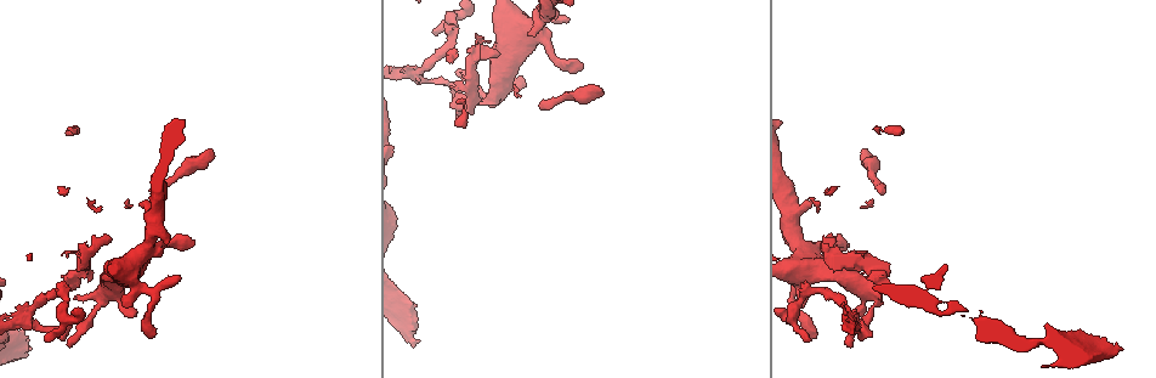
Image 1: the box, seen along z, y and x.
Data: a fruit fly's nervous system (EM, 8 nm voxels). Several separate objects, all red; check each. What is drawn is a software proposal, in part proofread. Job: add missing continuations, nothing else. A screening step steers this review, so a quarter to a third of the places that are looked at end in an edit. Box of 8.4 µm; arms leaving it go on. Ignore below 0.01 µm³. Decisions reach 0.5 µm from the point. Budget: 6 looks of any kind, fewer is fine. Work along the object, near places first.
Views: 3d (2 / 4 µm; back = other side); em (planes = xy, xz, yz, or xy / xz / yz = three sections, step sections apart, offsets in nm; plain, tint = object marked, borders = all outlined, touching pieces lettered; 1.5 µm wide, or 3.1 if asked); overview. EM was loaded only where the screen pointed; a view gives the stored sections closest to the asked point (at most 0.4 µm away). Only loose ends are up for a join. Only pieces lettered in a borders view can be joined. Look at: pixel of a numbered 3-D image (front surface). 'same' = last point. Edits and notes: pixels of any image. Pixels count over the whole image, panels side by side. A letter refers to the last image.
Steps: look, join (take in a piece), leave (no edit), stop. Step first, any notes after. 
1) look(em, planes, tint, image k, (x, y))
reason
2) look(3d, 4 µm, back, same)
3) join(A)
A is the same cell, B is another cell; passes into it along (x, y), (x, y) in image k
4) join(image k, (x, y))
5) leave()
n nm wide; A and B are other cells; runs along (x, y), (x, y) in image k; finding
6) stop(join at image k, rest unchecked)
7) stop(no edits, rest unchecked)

look(3d, 2 µm, image 1, (126, 307))
branch stops here

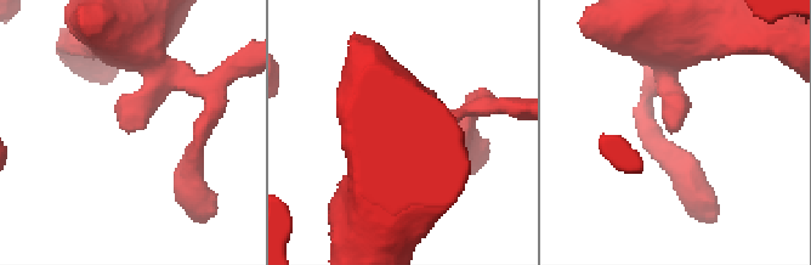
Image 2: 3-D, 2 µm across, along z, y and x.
look(em, planes, borders, image 2, (130, 131))

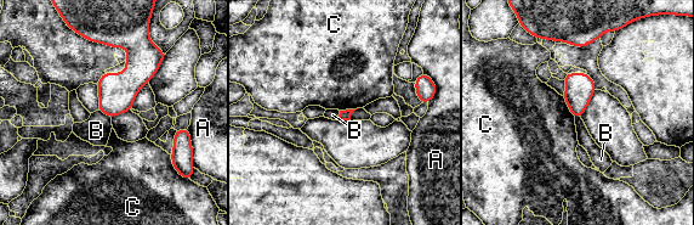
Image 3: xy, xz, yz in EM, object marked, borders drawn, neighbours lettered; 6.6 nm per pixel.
leave()
C touches over 170 nm; A, B and C are other cells; no lettered piece goes on from it

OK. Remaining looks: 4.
look(em, xz, step 4, borders, image 1, (47, 339))
tapers out

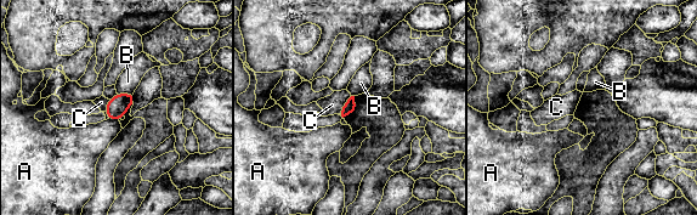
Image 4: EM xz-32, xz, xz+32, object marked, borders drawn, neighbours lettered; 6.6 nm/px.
look(em, planes, borders, same)

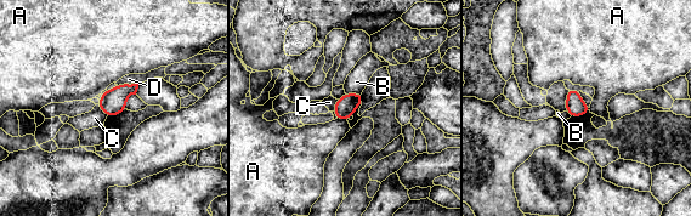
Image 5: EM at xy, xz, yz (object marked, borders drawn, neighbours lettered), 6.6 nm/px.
leave()
D touches over 150 nm; A, B, C and D are other cells; border along (96, 104), (107, 115) in image 5; no lettered piece goes on from it

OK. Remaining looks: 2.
look(em, yz, step 8, tint, image 1, (1123, 349))
free end

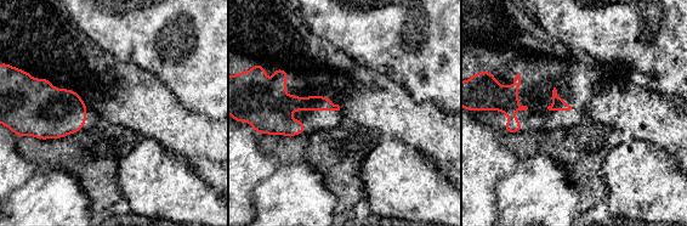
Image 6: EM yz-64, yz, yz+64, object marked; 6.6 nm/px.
look(em, planes, borders, same)
another direction

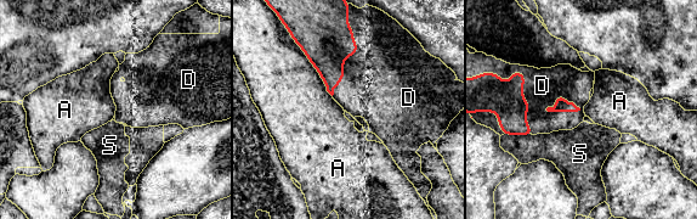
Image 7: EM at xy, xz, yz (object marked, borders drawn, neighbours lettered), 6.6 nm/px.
join(D)
D is the same cell, A and S are other cells; the neuron continues

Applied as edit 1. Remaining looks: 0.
stop(join at image 7, rest unchecked)

